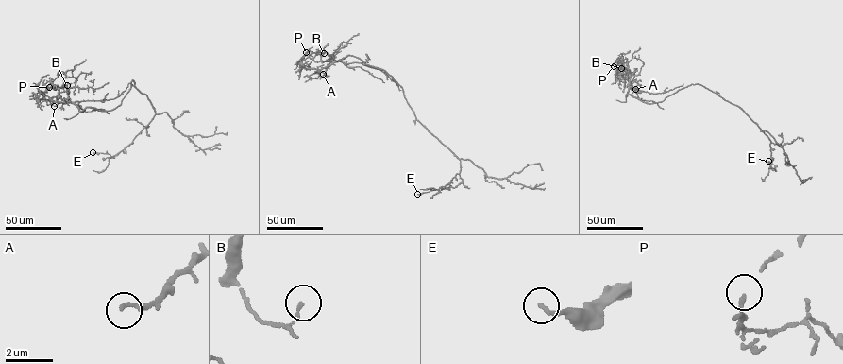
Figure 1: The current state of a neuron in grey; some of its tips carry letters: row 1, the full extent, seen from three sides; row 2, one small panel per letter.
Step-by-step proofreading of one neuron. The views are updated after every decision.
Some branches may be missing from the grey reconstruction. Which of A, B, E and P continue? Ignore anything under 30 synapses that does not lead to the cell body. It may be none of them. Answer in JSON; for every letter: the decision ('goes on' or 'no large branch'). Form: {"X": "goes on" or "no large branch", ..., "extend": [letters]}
{"A": "no large branch", "B": "no large branch", "E": "no large branch", "P": "no large branch", "extend": []}

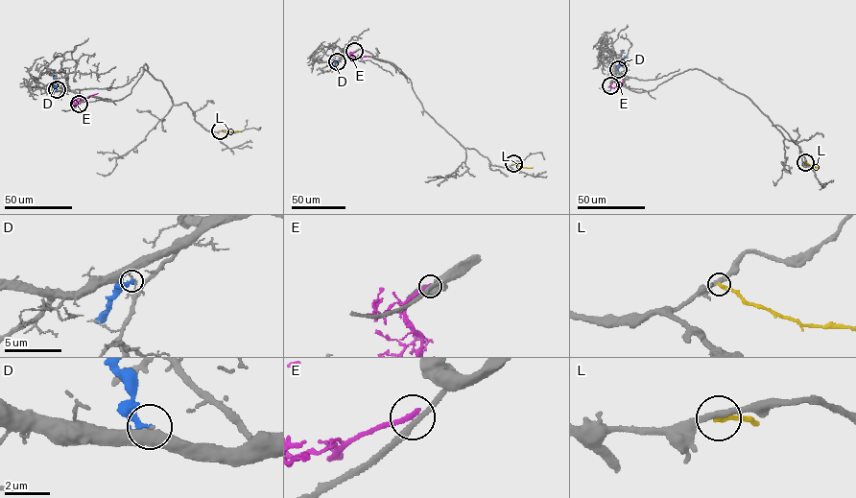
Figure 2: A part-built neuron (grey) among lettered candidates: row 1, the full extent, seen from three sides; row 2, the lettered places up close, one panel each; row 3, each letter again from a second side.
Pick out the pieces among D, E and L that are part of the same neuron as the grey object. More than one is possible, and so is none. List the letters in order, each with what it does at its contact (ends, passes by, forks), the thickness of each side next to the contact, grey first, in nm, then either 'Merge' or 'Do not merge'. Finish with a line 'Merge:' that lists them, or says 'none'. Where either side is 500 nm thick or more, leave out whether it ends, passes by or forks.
D: It ends there. Thickness 180 nm (grey) against 320 nm. Do not merge
E: It ends there. Thickness 220 nm (grey) against 280 nm. Do not merge
L: It ends there. Thickness 280 nm (grey) against 220 nm. Do not merge
Merge: none

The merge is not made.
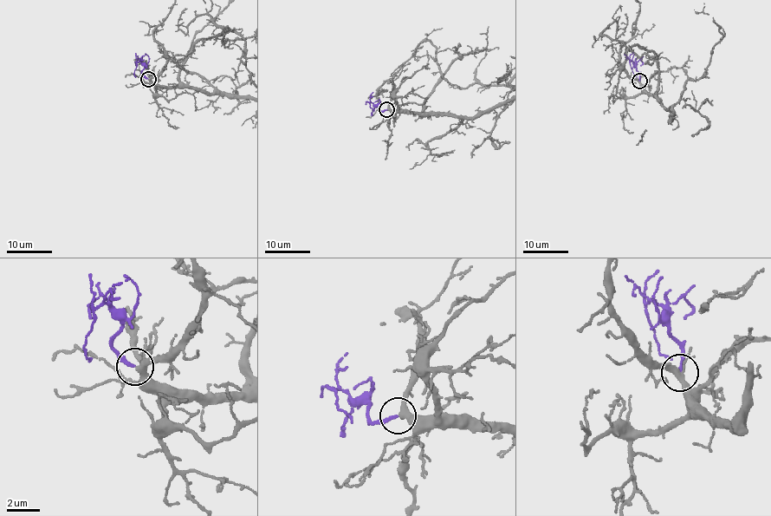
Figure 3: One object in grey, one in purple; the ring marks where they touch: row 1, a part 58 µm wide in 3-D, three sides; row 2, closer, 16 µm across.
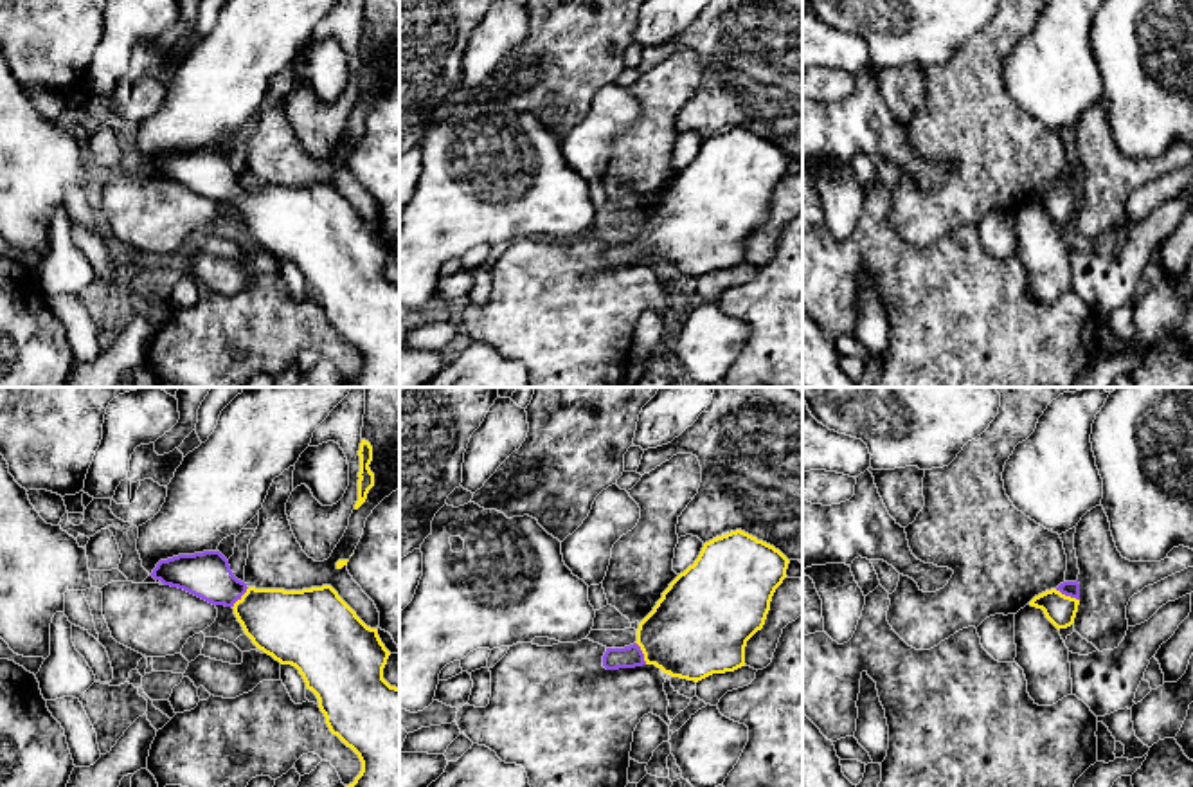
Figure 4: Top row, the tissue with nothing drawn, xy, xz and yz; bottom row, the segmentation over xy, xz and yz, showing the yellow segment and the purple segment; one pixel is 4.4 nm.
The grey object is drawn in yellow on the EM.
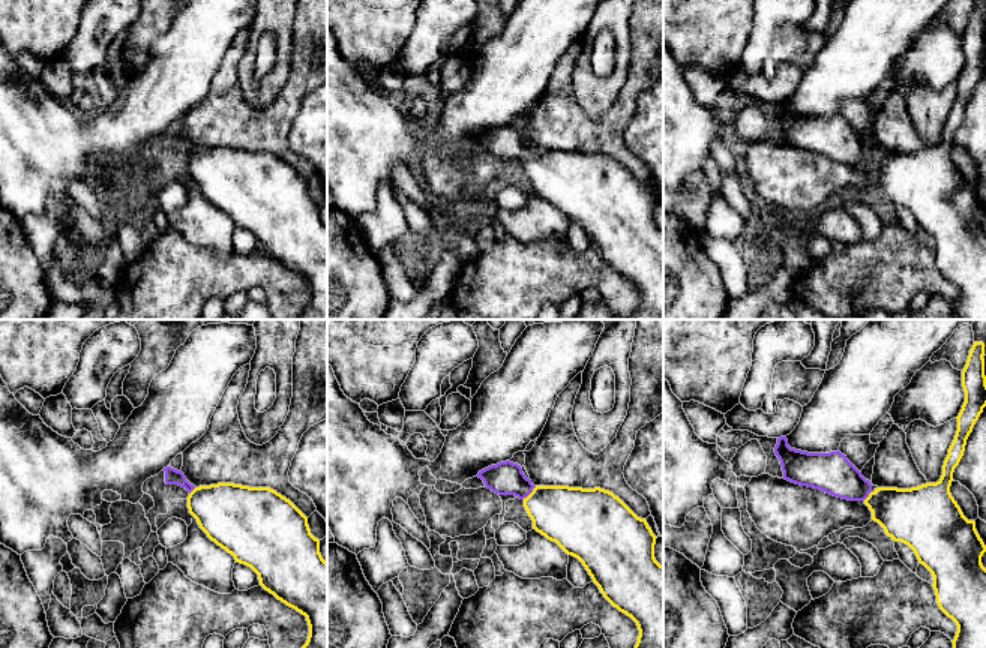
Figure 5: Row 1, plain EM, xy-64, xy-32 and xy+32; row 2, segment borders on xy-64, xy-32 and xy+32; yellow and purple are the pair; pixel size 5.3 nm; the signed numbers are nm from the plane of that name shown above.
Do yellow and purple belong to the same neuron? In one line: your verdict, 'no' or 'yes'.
yes

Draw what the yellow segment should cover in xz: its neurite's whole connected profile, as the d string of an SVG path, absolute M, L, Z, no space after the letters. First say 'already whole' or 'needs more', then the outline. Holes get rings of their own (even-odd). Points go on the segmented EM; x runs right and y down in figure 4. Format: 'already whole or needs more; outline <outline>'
needs more; outline M741 529L705 542L695 564L669 583L639 623L637 641L624 648L606 648L603 666L619 670L655 665L671 677L695 683L745 666L747 641L763 629L788 564L779 549Z

